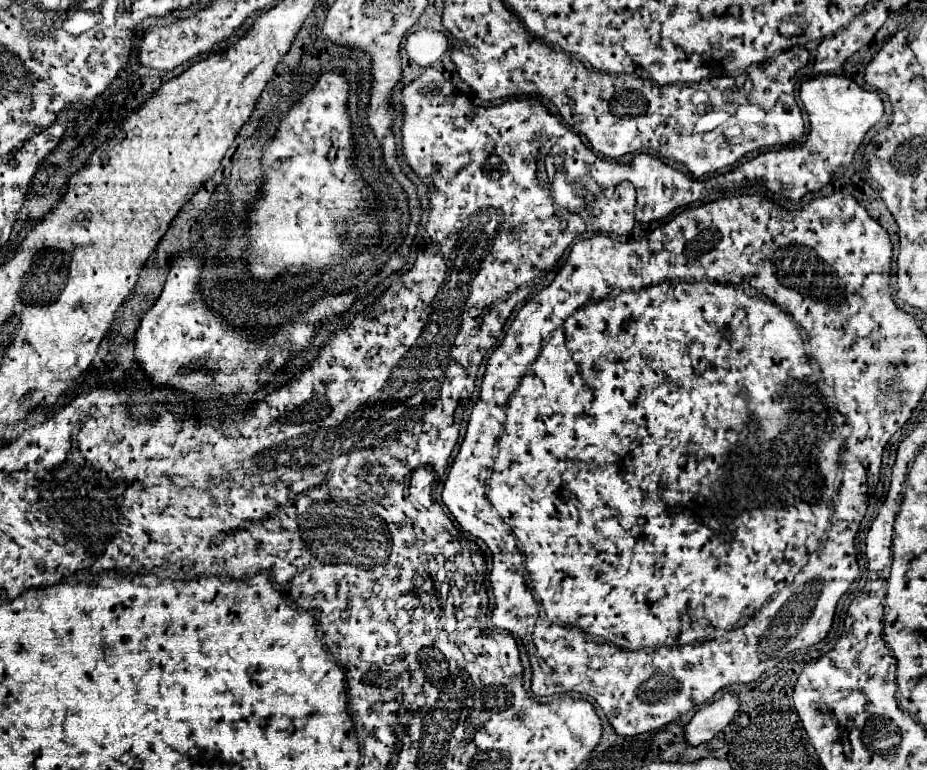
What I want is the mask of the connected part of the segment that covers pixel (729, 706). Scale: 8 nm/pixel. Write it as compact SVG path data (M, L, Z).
M724 694L720 700L702 706L684 726L684 742L688 746L698 746L712 740L724 726L730 724L736 710L738 710L736 694Z

